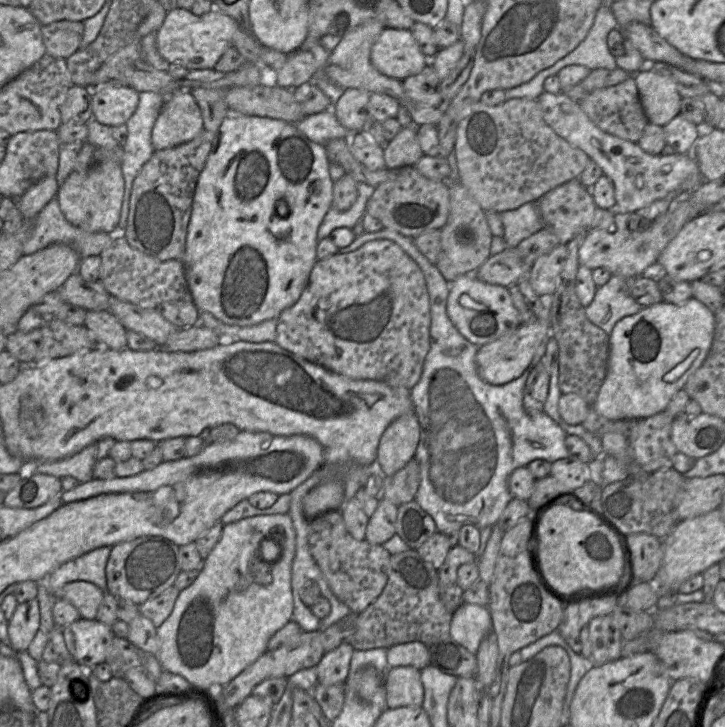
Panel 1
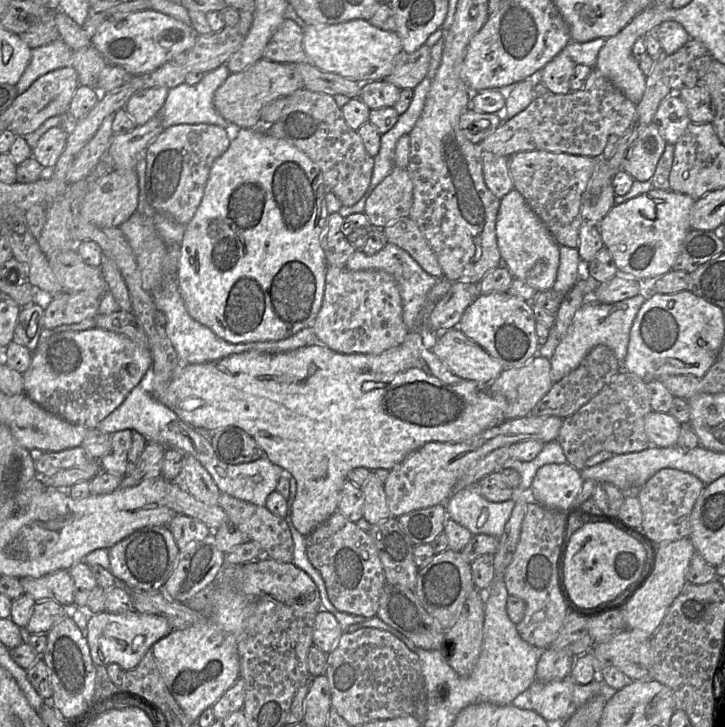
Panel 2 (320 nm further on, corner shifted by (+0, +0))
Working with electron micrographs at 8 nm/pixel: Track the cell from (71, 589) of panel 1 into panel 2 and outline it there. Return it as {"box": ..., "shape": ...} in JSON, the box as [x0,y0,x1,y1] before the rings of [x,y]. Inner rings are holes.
{"box":[18,570,75,608],"shape":[[[59,570],[39,578],[18,578],[24,593],[33,599],[43,601],[52,599],[66,608],[75,607],[74,582],[68,570]]]}

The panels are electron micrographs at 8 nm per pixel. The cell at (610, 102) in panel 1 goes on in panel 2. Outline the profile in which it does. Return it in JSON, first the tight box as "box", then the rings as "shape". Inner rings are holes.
{"box":[479,68,637,157],"shape":[[[597,68],[590,72],[585,85],[567,94],[548,90],[501,125],[479,145],[484,152],[510,157],[519,151],[546,150],[588,157],[602,156],[611,135],[622,136],[629,128],[637,105]]]}

